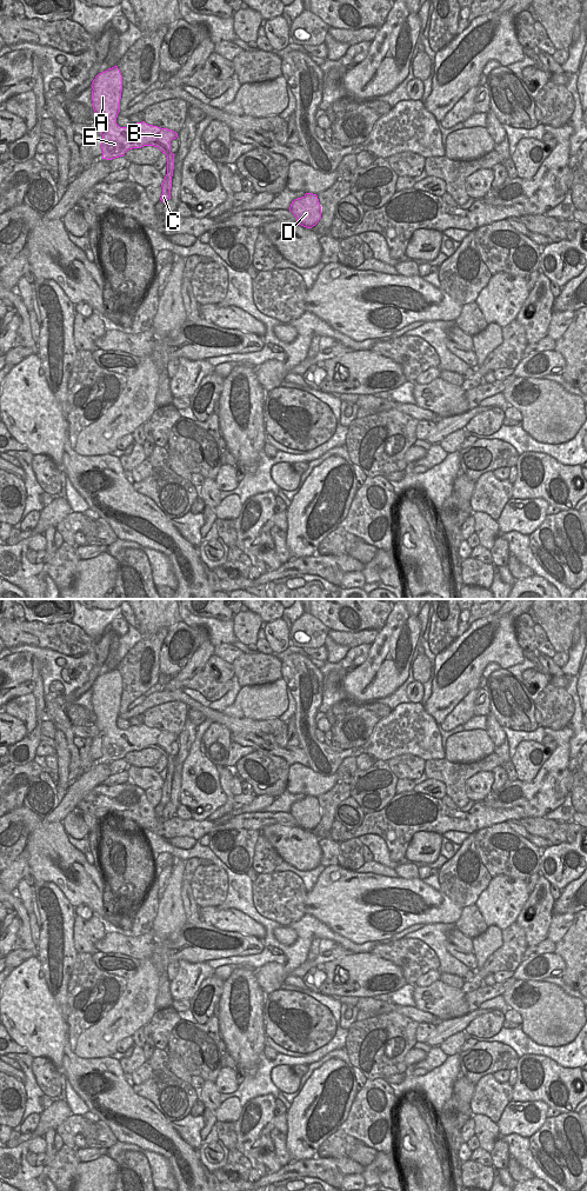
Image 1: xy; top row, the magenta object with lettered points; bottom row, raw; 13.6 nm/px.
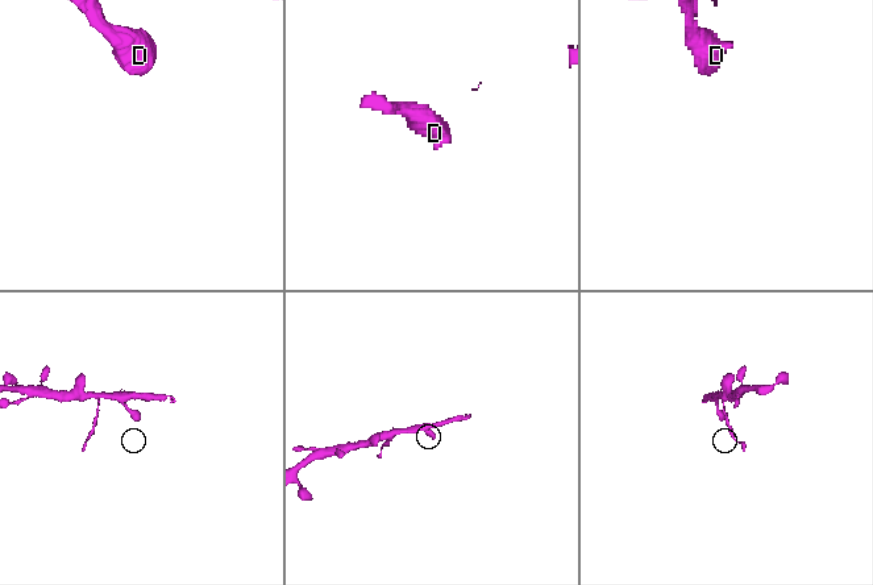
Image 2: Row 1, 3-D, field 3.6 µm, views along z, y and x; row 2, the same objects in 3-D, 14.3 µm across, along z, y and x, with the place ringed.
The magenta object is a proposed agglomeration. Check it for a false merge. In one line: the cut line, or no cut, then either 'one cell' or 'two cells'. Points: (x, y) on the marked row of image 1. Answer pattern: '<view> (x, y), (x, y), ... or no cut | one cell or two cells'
xy (167, 168), (172, 173) | two cells

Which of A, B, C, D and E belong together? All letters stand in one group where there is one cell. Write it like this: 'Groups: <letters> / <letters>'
Groups: A B D E / C.

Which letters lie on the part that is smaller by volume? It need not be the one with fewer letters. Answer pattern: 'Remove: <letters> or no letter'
Remove: C

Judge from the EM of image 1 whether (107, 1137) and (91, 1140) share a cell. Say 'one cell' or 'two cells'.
one cell

